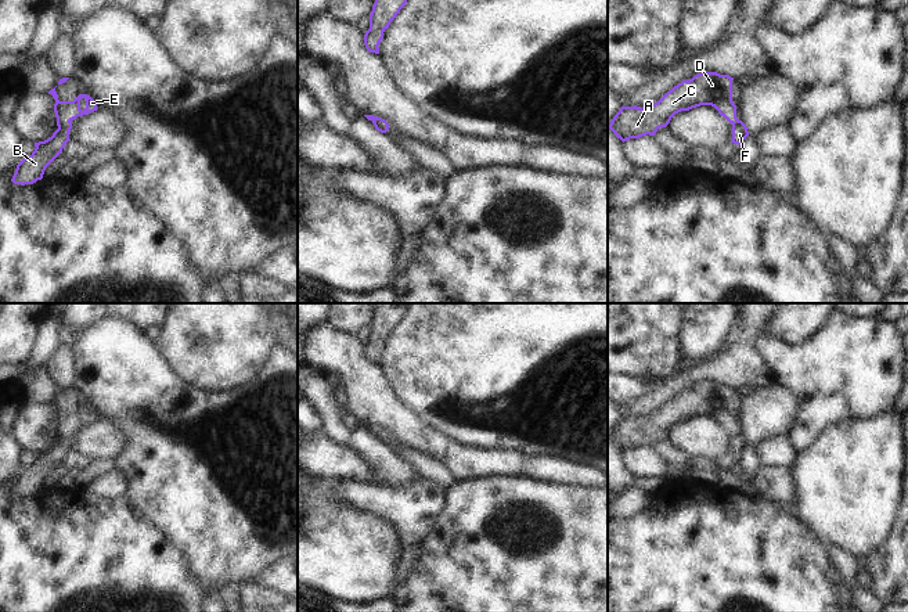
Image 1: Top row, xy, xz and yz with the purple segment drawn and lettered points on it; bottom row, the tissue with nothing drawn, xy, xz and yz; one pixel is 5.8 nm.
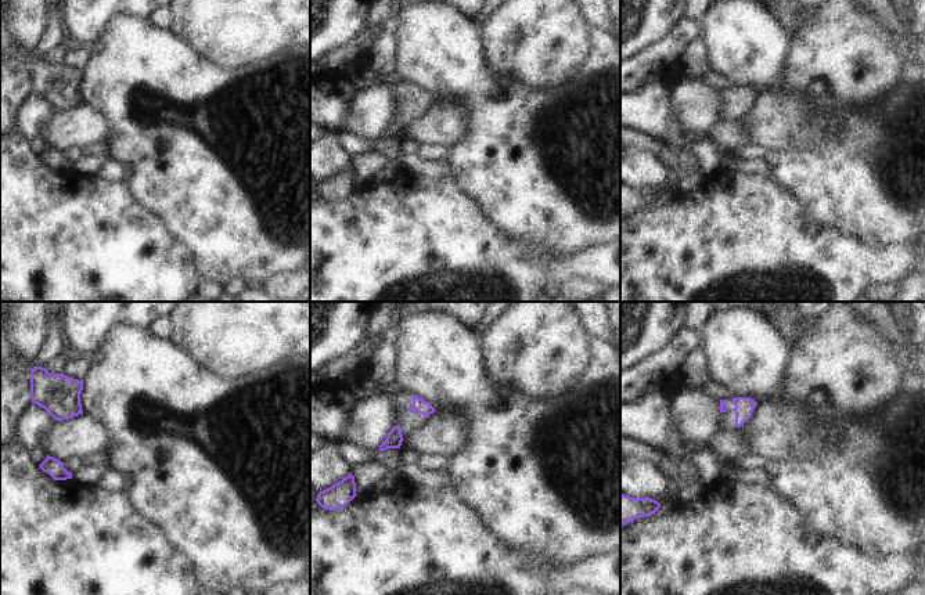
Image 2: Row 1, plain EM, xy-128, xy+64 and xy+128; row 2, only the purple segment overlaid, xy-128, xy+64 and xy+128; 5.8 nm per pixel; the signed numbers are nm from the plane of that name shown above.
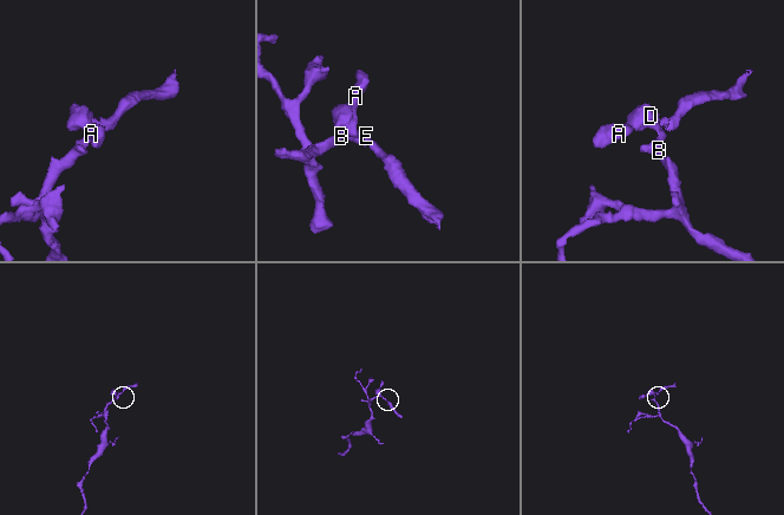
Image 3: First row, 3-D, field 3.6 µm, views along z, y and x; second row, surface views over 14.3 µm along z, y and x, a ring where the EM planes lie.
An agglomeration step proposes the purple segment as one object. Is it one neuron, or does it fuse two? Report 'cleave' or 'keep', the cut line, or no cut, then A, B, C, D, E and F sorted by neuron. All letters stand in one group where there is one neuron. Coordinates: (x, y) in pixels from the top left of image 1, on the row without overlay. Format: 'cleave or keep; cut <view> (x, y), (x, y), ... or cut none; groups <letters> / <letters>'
keep; cut none; groups A B C D E F

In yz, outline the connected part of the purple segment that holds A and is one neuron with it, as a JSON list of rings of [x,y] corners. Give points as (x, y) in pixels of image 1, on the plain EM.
[[[717,382],[698,384],[692,389],[682,390],[674,396],[657,413],[649,417],[621,417],[620,421],[613,426],[609,439],[623,453],[630,449],[639,449],[646,444],[655,446],[660,438],[666,438],[670,433],[675,424],[681,421],[689,421],[700,415],[711,415],[732,435],[731,453],[741,456],[741,453],[749,446],[749,442],[746,435],[736,428],[736,415],[732,411],[732,390],[734,388],[729,385],[720,385]]]

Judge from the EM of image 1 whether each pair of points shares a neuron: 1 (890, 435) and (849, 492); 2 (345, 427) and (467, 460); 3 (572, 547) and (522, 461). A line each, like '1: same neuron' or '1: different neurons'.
1: same neuron
2: different neurons
3: different neurons

